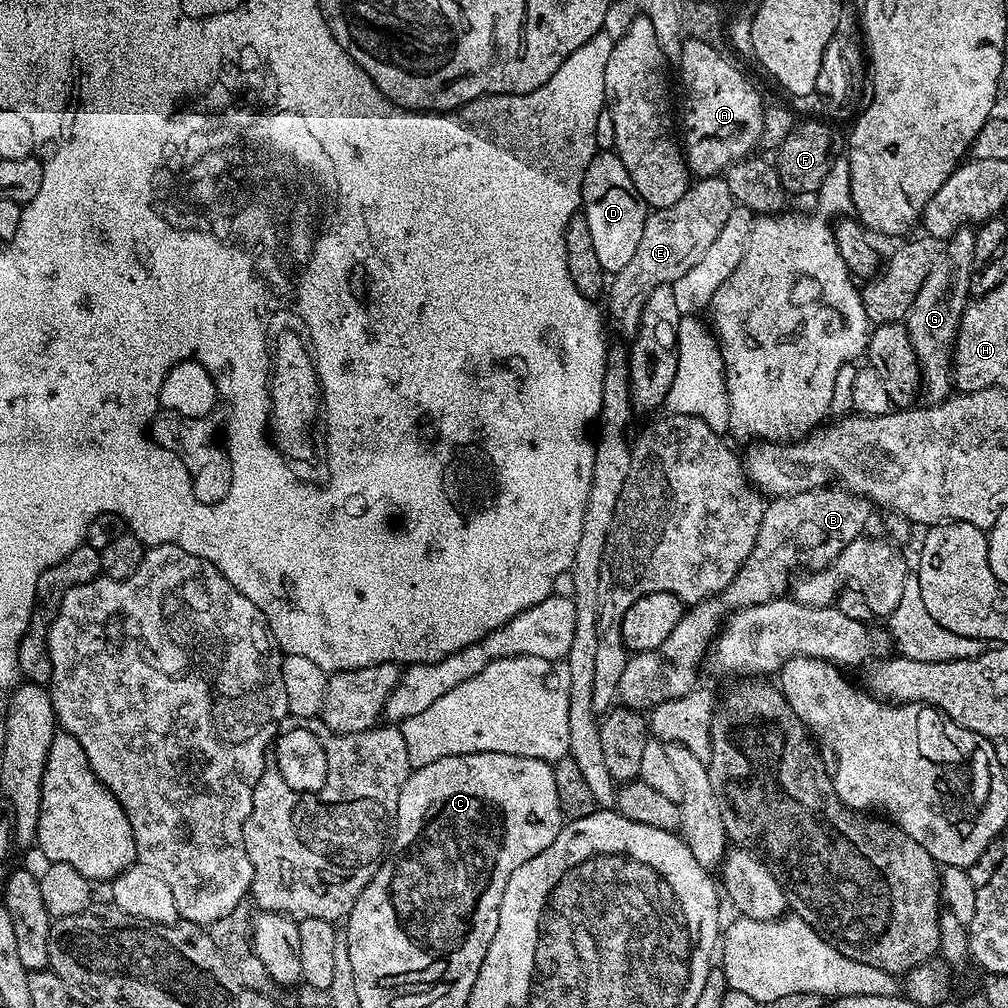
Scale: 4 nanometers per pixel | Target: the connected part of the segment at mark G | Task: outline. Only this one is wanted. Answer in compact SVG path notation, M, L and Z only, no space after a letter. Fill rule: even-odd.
M965 226L959 228L959 230L954 233L953 236L947 241L946 247L944 249L943 256L940 257L940 260L934 267L928 277L926 278L926 282L922 284L922 290L918 290L918 294L914 298L914 302L911 306L908 307L908 315L906 317L906 327L908 330L908 337L910 338L910 342L914 346L914 354L918 358L918 362L920 363L920 378L922 381L922 392L923 395L928 395L927 398L932 402L939 402L942 400L947 400L950 393L954 388L954 381L952 378L952 365L954 363L954 353L956 351L956 335L960 332L960 319L962 318L962 314L964 313L964 307L970 303L970 274L974 271L974 242L976 241L976 233L973 231L971 227Z

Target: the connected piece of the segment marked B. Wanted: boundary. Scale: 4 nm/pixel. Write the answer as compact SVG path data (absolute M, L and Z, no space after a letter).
M829 486L789 496L769 499L764 505L762 526L750 558L738 570L734 582L711 600L691 605L682 622L668 632L659 650L629 655L622 682L618 682L618 700L625 708L651 710L663 700L684 696L697 687L696 664L705 663L726 617L742 608L758 606L783 597L793 583L792 571L801 564L804 570L826 568L850 546L865 535L868 519L874 511L865 496L846 488Z

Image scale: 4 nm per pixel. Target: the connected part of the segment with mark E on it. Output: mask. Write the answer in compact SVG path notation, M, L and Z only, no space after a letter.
M718 175L697 179L686 190L686 194L682 194L682 198L674 202L674 206L649 211L646 226L642 226L638 250L634 250L628 265L614 273L606 288L606 320L611 331L613 328L614 331L621 332L625 338L636 335L638 322L642 318L642 306L646 306L650 290L658 290L658 286L663 284L673 285L682 274L686 274L698 263L718 238L733 207L734 201L727 179Z

